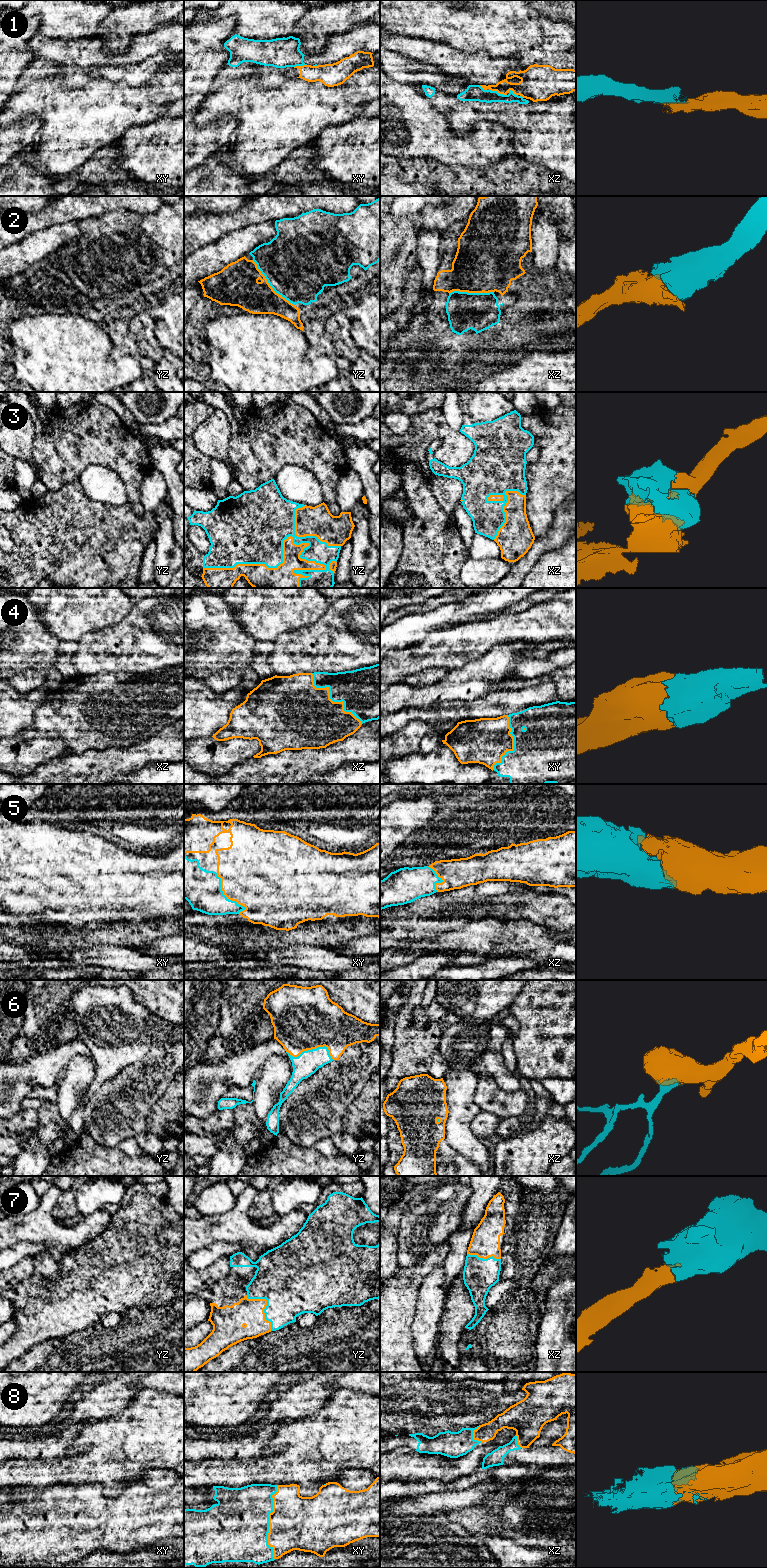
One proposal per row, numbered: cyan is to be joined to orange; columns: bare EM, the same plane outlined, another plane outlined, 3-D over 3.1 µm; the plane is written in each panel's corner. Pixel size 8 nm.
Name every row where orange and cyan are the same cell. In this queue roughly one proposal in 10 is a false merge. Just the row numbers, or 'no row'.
2, 3, 4, 5, 6, 7, 8

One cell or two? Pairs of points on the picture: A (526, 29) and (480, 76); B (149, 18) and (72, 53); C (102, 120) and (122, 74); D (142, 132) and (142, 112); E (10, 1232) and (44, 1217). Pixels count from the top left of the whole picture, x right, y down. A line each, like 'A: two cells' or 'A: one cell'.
A: two cells
B: two cells
C: two cells
D: two cells
E: one cell

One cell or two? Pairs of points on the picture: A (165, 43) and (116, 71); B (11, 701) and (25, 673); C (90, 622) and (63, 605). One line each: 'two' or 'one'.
A: two
B: two
C: one

